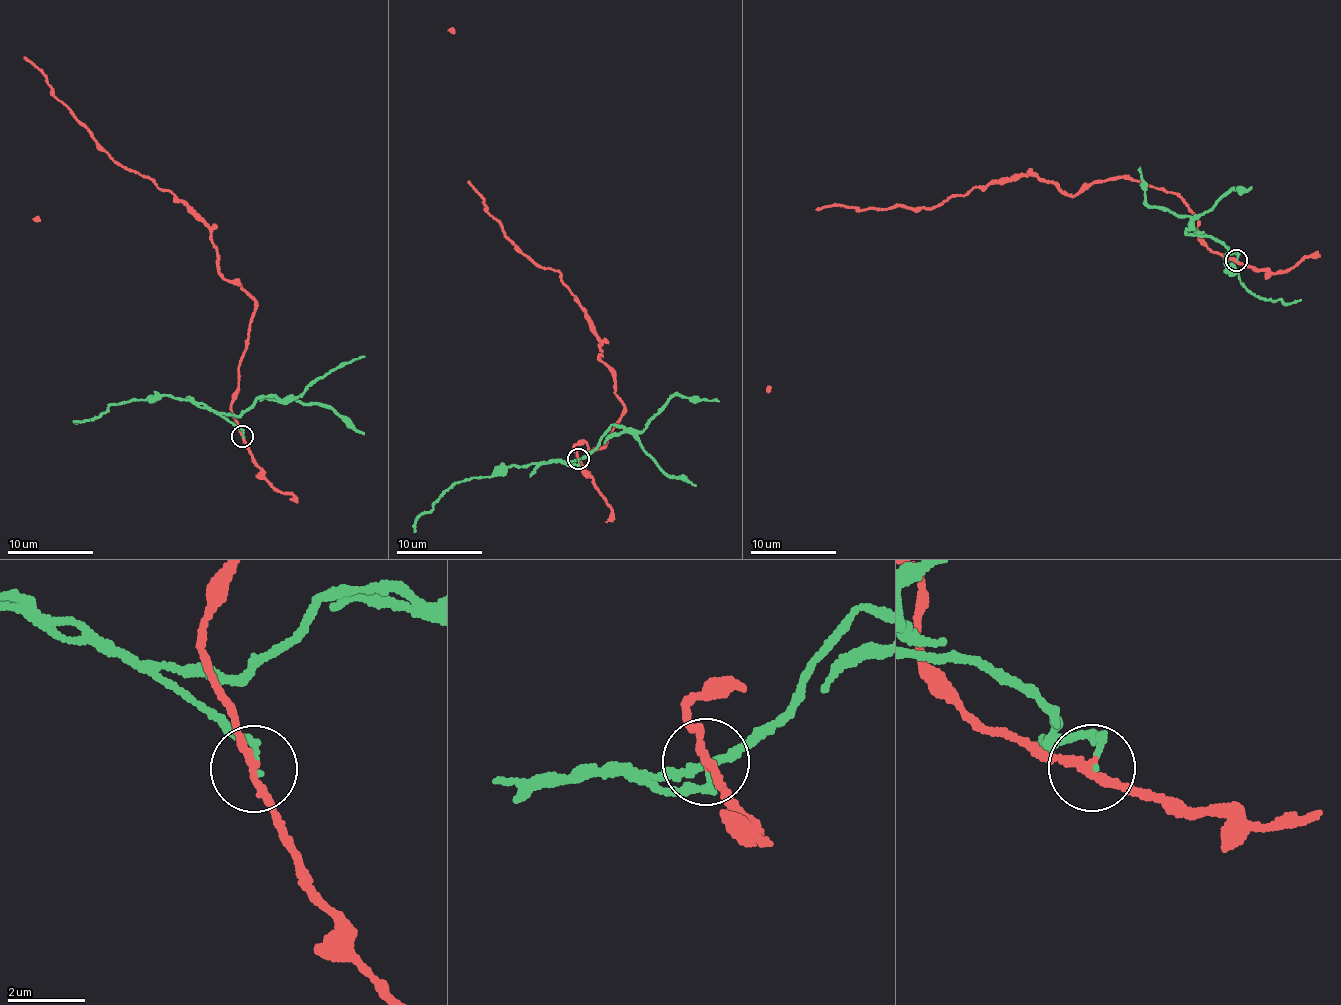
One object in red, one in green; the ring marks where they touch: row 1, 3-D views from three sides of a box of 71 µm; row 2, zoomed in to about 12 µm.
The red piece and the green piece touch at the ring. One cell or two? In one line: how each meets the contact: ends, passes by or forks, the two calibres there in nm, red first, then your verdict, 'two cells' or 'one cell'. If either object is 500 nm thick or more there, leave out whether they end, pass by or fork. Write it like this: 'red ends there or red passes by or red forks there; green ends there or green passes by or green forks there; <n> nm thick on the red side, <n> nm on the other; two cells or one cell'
red passes by; green ends there; 200 nm thick on the red side, 120 nm on the other; two cells

